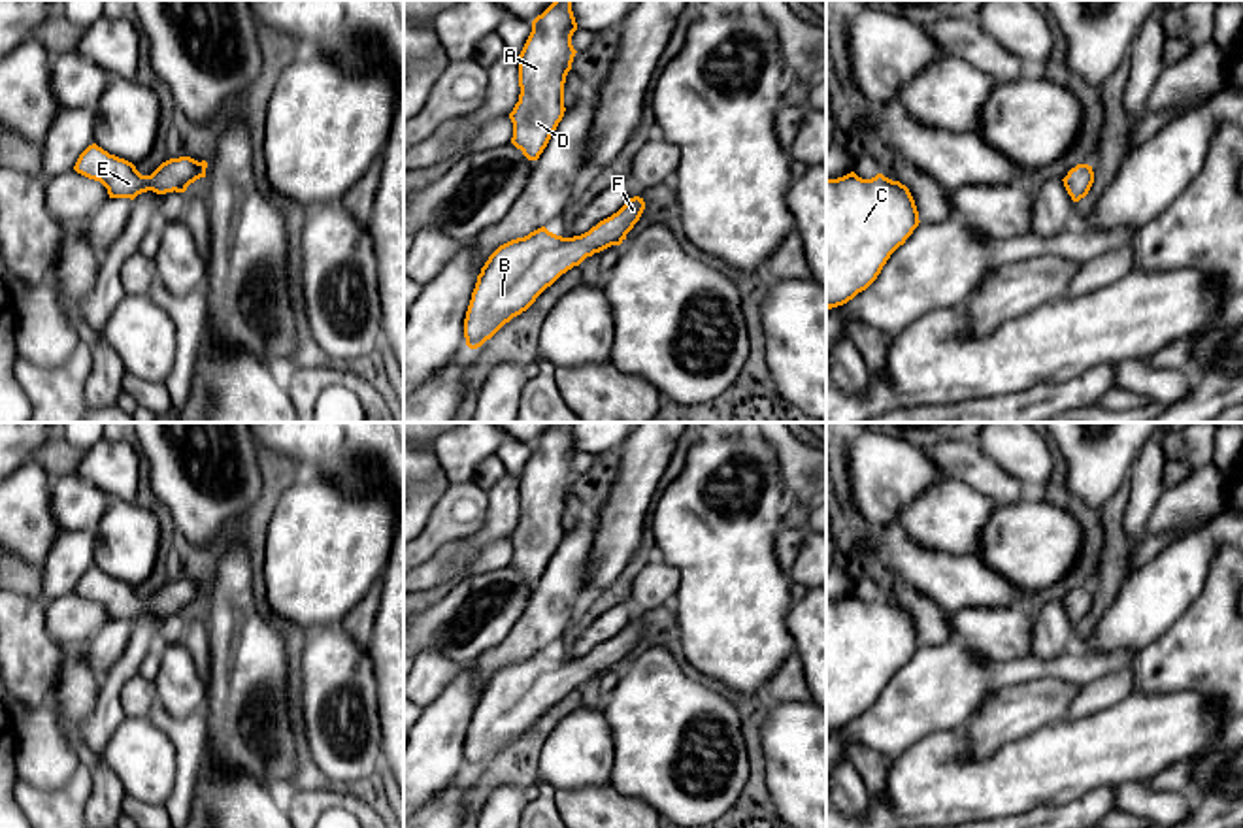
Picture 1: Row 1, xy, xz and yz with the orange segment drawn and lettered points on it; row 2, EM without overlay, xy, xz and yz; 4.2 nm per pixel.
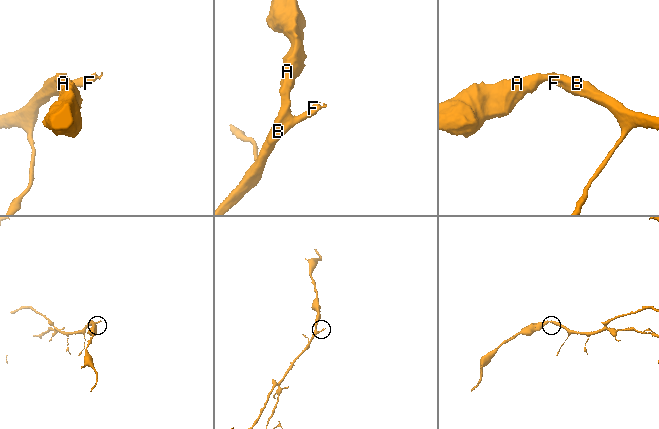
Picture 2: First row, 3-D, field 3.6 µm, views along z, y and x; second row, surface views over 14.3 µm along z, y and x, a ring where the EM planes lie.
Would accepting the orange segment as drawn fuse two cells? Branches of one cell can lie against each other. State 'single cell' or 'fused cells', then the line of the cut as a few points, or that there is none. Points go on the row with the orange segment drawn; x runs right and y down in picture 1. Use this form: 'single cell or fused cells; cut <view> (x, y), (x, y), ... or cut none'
single cell; cut none

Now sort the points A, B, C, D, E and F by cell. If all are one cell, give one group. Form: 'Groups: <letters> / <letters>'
Groups: A B C D E F

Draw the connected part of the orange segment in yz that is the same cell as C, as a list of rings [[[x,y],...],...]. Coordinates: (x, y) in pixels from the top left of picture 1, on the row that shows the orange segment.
[[[883,174],[826,179],[826,307],[866,290],[919,226],[905,185]]]

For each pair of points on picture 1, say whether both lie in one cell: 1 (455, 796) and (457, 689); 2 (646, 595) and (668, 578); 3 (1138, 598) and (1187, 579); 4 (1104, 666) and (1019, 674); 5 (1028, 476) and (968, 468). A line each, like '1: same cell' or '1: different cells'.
1: different cells
2: same cell
3: same cell
4: same cell
5: different cells

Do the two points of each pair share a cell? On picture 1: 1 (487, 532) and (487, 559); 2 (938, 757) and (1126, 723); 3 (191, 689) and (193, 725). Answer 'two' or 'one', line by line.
1: two
2: one
3: two

